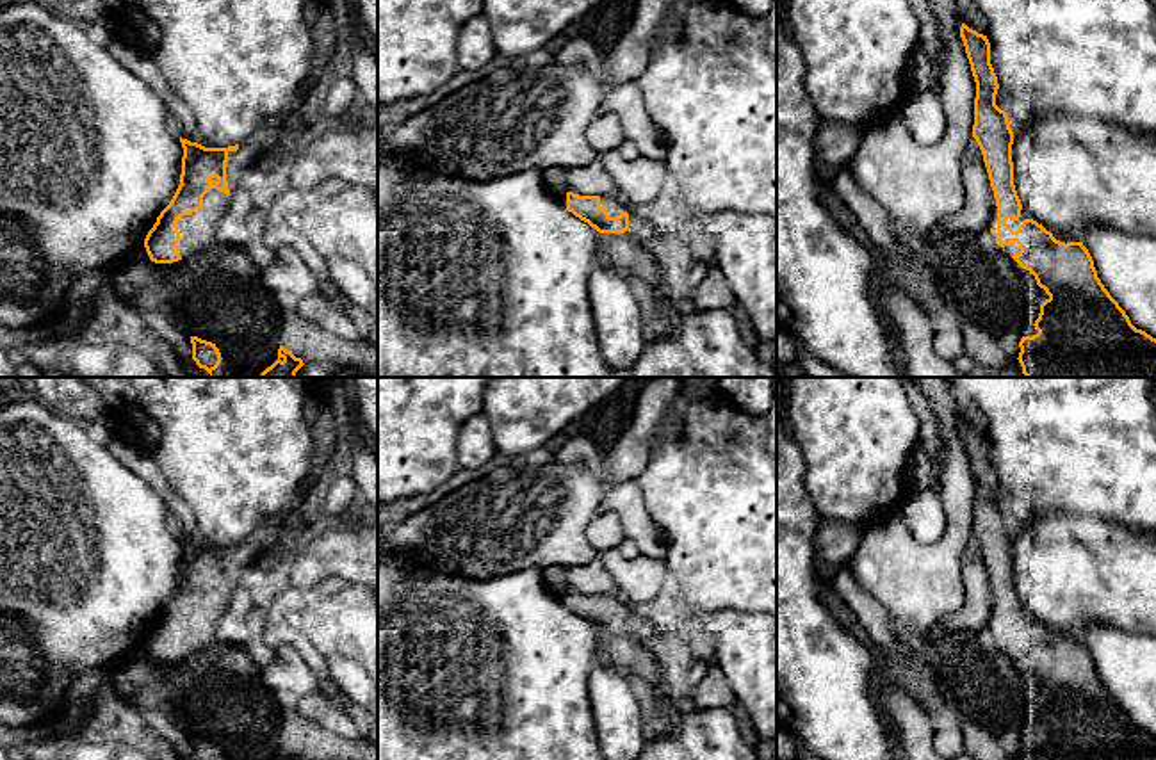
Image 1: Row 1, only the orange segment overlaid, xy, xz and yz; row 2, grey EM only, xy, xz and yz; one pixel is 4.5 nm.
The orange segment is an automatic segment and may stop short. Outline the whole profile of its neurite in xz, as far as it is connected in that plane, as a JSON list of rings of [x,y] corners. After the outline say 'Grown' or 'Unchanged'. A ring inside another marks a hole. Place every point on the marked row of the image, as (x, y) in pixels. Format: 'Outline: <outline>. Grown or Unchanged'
Outline: [[[566,192],[559,196],[561,205],[598,233],[625,233],[629,212],[632,210],[620,196],[579,196]]]. Grown

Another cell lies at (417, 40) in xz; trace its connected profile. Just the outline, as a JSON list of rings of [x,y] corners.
[[[378,0],[378,109],[431,94],[451,82],[460,71],[460,32],[484,9],[484,0]]]

